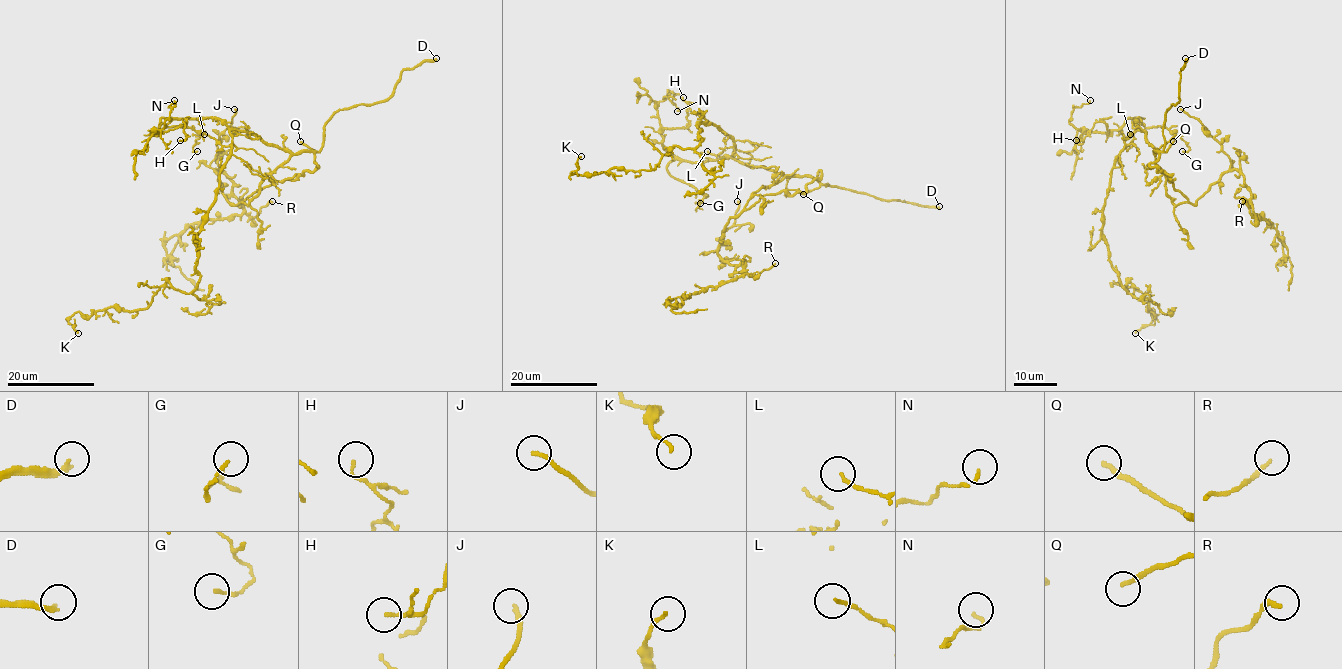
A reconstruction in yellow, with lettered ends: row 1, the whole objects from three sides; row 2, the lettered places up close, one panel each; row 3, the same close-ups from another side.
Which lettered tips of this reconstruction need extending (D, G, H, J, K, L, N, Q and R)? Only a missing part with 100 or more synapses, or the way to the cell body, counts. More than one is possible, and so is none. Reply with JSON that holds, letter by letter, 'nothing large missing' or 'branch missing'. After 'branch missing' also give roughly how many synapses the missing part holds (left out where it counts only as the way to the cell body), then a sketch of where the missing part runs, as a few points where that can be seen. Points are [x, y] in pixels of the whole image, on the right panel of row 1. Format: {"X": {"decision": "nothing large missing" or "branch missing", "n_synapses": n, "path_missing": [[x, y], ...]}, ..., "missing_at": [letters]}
{"D": {"decision": "branch missing", "path_missing": [[1185, 58], [1194, 49], [1197, 60], [1214, 72], [1210, 30], [1217, 19]]}, "G": {"decision": "nothing large missing"}, "H": {"decision": "nothing large missing"}, "J": {"decision": "nothing large missing"}, "K": {"decision": "nothing large missing"}, "L": {"decision": "nothing large missing"}, "N": {"decision": "nothing large missing"}, "Q": {"decision": "nothing large missing"}, "R": {"decision": "nothing large missing"}, "missing_at": ["D"]}

